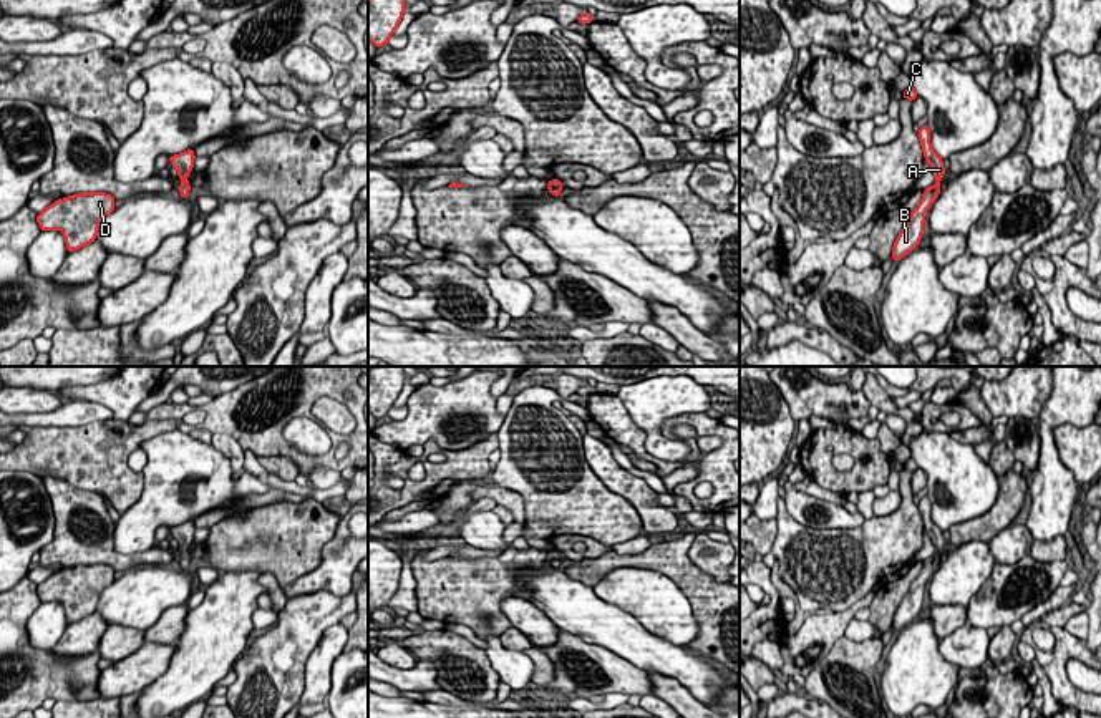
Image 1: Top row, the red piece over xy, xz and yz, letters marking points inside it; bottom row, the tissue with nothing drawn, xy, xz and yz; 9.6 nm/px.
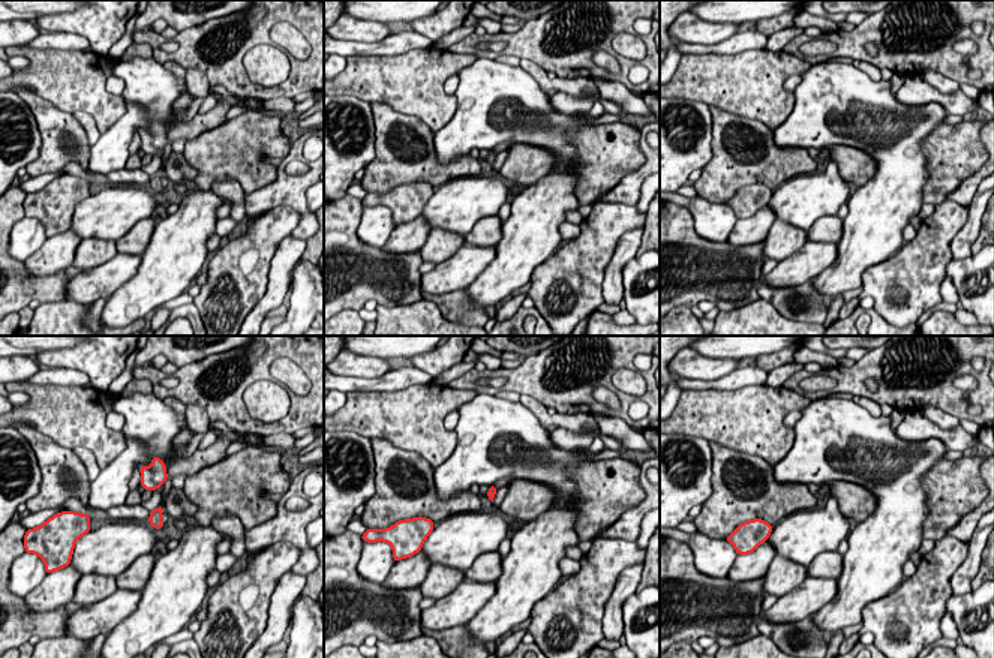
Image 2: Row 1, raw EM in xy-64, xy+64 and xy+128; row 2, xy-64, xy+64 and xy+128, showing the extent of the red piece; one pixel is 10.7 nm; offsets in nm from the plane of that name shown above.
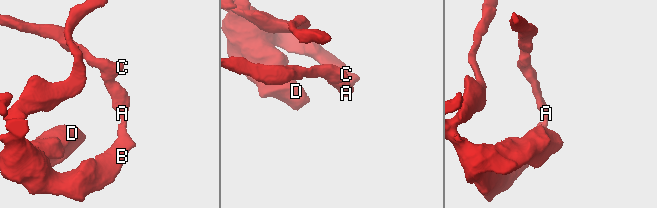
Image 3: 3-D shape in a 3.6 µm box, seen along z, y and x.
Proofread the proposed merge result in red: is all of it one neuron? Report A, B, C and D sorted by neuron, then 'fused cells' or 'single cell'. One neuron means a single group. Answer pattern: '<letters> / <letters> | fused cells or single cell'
A B C D | single cell

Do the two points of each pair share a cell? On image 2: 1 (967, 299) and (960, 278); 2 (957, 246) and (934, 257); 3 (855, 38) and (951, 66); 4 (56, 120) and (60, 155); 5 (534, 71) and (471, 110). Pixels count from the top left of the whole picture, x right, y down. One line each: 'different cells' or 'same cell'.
1: same cell
2: different cells
3: same cell
4: same cell
5: different cells

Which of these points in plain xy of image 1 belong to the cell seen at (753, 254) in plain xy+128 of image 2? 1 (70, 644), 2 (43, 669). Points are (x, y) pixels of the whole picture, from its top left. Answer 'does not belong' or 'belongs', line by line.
1: does not belong
2: belongs

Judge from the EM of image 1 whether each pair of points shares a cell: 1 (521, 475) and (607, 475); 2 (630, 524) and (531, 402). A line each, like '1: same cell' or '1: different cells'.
1: different cells
2: same cell

